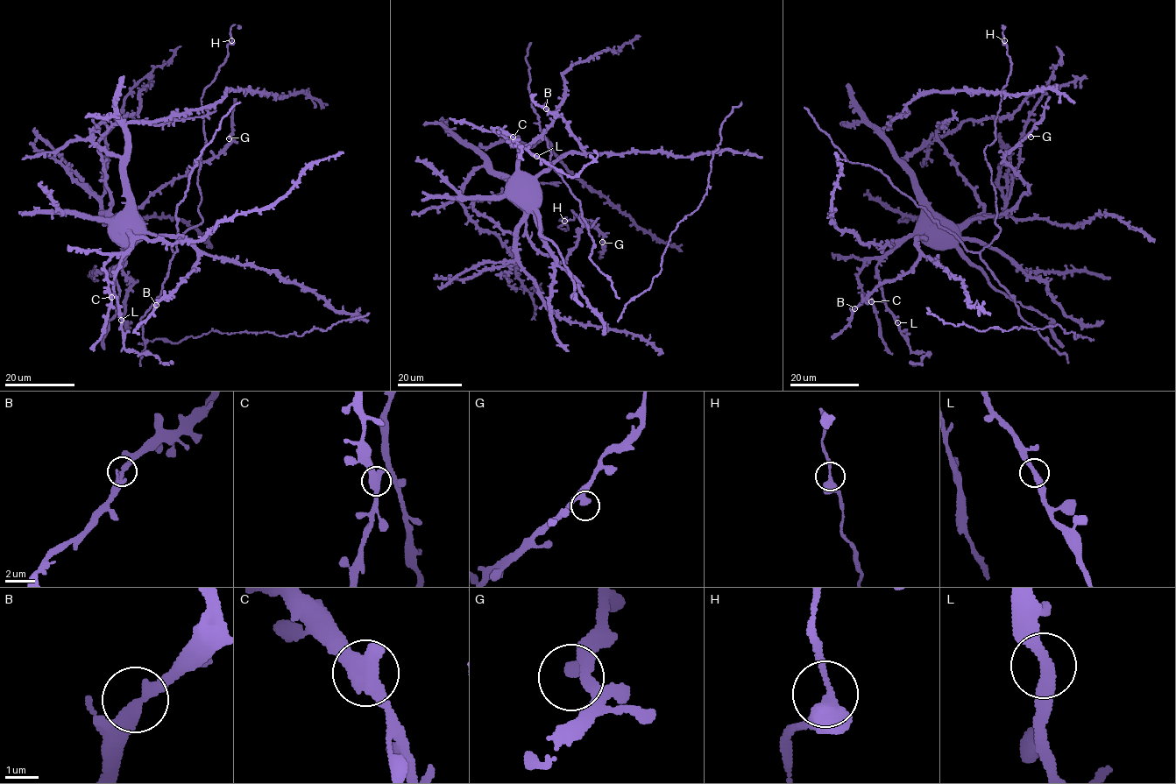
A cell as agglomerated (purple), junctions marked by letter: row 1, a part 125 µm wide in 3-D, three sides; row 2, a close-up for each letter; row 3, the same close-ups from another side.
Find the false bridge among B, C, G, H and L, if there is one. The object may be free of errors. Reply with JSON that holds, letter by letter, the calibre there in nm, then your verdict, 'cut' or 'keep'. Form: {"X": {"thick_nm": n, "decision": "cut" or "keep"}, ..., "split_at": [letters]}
{"B": {"thick_nm": 400, "decision": "keep"}, "C": {"thick_nm": 500, "decision": "keep"}, "G": {"thick_nm": 380, "decision": "keep"}, "H": {"thick_nm": 380, "decision": "keep"}, "L": {"thick_nm": 360, "decision": "keep"}, "split_at": []}

